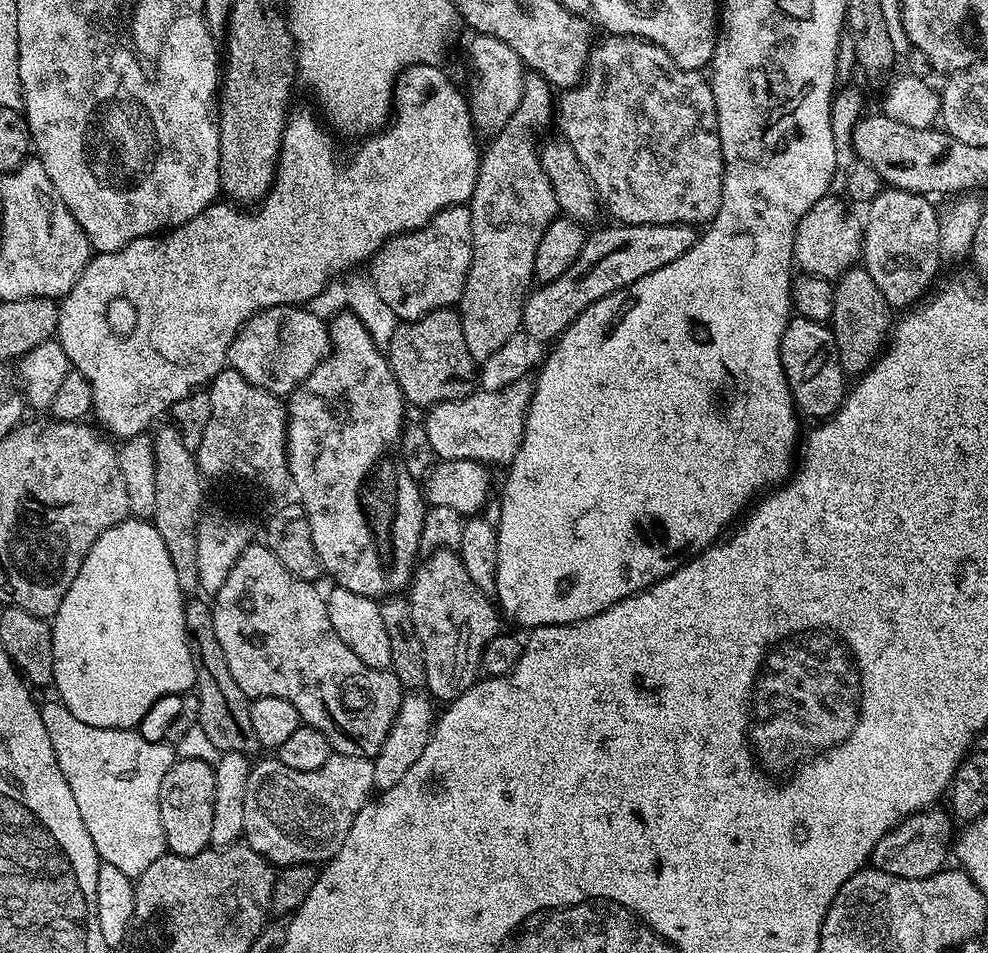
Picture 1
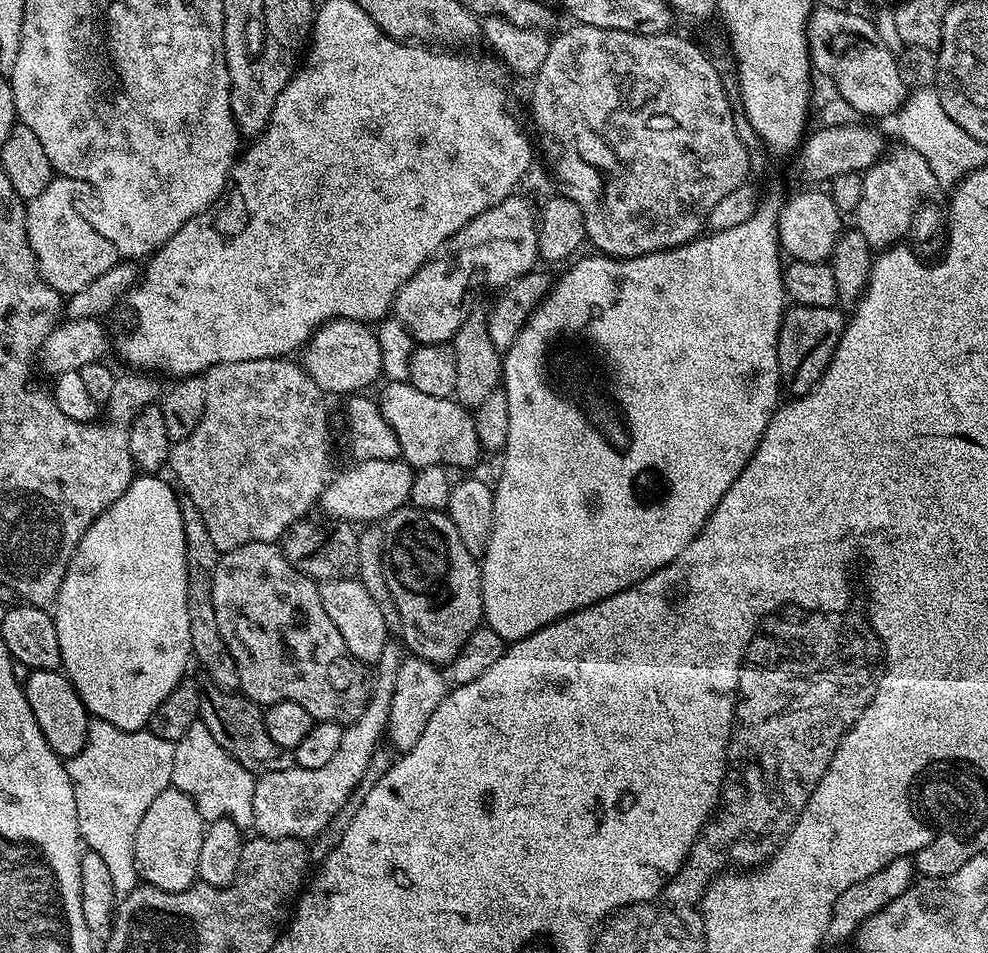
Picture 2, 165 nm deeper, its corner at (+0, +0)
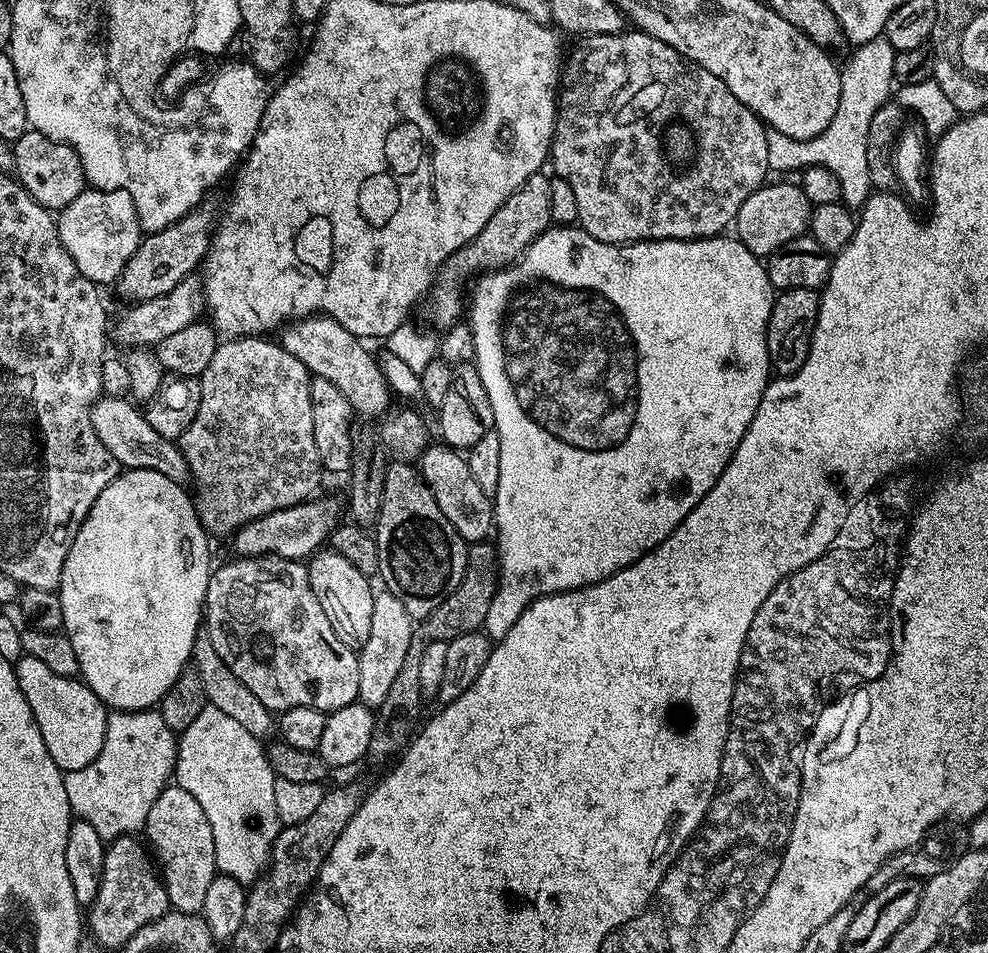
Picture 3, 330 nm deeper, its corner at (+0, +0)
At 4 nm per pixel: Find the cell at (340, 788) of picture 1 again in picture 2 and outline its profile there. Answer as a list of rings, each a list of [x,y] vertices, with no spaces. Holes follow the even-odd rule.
[[[389,642],[382,650],[382,658],[378,658],[374,665],[376,676],[374,672],[370,680],[368,705],[353,724],[344,728],[342,742],[334,758],[330,758],[326,766],[318,770],[293,766],[286,770],[274,770],[257,779],[254,786],[252,824],[259,835],[275,840],[294,838],[308,842],[319,836],[322,830],[326,830],[330,818],[338,814],[349,794],[358,786],[358,782],[362,782],[362,774],[366,774],[366,766],[370,766],[370,756],[376,748],[381,747],[385,739],[390,718],[390,702],[394,698],[394,686],[398,682],[401,659],[401,645]]]

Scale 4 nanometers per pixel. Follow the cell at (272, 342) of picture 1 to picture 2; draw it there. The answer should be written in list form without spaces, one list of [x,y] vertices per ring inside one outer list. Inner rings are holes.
[[[328,320],[313,332],[303,349],[303,356],[304,371],[310,374],[313,382],[325,394],[356,394],[368,390],[382,376],[382,348],[375,331],[363,320]]]

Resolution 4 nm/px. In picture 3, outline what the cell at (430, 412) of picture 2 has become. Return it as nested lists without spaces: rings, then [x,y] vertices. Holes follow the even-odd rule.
[[[317,314],[293,320],[279,333],[278,343],[294,354],[294,358],[298,358],[298,362],[302,362],[302,366],[306,366],[313,377],[321,376],[326,378],[326,382],[334,382],[334,386],[342,390],[342,398],[346,398],[353,413],[359,417],[380,418],[389,411],[394,396],[380,368],[379,359],[360,345],[363,344],[361,337],[350,334],[350,330],[346,330],[346,326],[334,318]]]

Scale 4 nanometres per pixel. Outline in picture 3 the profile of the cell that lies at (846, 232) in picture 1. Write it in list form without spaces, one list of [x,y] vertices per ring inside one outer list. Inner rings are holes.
[[[765,183],[764,187],[754,190],[754,194],[750,194],[746,202],[742,202],[734,221],[735,239],[740,240],[742,246],[750,250],[750,254],[761,258],[772,256],[782,246],[786,246],[786,242],[805,235],[814,207],[806,198],[806,194],[802,194],[799,183],[772,183]]]

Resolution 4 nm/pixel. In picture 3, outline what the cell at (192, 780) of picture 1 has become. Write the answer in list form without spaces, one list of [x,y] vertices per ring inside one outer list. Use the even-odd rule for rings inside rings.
[[[179,786],[164,788],[154,806],[150,806],[150,818],[146,818],[142,832],[148,835],[146,844],[158,865],[169,905],[177,912],[203,913],[206,889],[218,873],[214,834],[202,806]]]

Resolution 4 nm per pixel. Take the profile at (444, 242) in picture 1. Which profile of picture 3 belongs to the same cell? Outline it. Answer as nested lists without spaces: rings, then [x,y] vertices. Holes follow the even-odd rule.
[[[539,171],[498,210],[494,210],[494,218],[482,226],[482,230],[466,246],[462,246],[446,262],[436,274],[436,282],[430,289],[430,301],[432,300],[432,320],[440,327],[440,330],[453,328],[461,319],[460,315],[466,312],[466,288],[464,292],[464,283],[468,279],[471,281],[477,274],[483,274],[489,270],[499,270],[506,264],[511,264],[513,260],[518,259],[522,253],[534,242],[534,238],[541,236],[544,231],[552,224],[552,215],[550,214],[550,186],[552,180],[544,177],[545,173]]]

